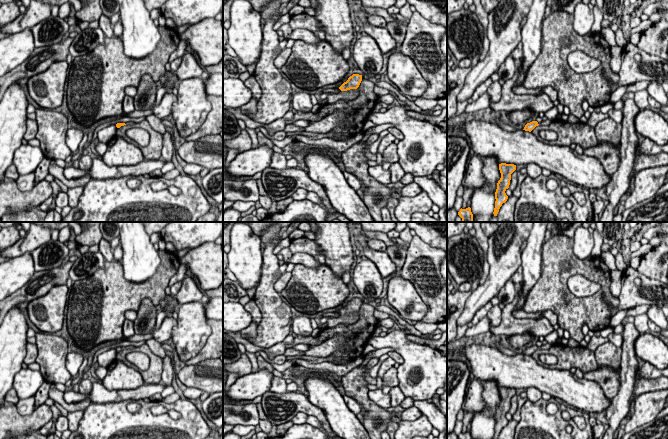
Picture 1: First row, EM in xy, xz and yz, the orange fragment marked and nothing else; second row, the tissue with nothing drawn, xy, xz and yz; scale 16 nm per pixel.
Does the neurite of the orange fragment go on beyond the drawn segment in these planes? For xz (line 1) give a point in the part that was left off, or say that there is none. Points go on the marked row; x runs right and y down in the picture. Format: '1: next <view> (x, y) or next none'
1: next xz (348, 95)

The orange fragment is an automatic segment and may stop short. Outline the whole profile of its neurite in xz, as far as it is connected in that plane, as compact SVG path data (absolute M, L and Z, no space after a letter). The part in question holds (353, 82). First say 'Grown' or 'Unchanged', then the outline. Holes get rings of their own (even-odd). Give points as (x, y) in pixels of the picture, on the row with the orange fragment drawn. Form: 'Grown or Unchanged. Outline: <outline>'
Grown. Outline: M353 74L344 82L339 89L339 93L330 93L327 97L328 104L336 103L339 100L350 101L359 95L358 87L362 81L362 75Z

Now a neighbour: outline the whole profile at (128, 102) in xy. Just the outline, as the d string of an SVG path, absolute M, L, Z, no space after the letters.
M125 95L122 105L123 105L123 111L126 114L129 114L135 110L134 98L131 96Z

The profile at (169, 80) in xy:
M166 71L163 76L158 80L162 87L165 89L165 93L172 93L173 89L177 87L179 80L176 73Z

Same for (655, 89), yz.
M652 81L646 90L649 96L654 98L658 103L660 103L661 106L668 105L668 98L661 83L657 81Z

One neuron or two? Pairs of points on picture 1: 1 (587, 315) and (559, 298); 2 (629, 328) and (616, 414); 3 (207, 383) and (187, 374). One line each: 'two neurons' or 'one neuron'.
1: one neuron
2: one neuron
3: one neuron

